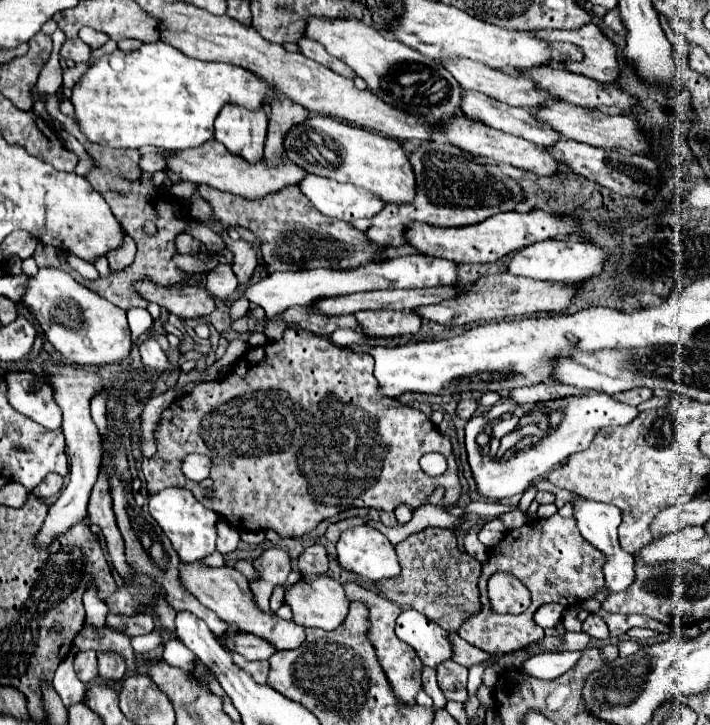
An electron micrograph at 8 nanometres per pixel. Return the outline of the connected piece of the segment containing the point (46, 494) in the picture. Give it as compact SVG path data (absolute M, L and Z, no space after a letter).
M52 473L52 475L48 475L48 477L46 477L46 479L32 491L32 493L34 493L36 497L40 497L40 499L50 499L52 495L60 493L62 485L64 485L64 477Z

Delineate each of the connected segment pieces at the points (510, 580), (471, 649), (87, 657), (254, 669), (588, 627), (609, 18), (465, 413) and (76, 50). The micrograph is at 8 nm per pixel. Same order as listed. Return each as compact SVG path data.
M496 573L488 581L488 595L496 613L522 613L531 603L528 589L510 573Z
M450 633L450 637L452 637L452 645L456 649L456 657L454 657L456 663L460 663L464 667L472 667L472 665L486 663L492 659L492 655L488 655L486 651L474 647L474 645L468 645L464 639L460 639L460 635Z
M82 651L74 657L74 671L82 683L90 683L98 677L96 673L96 653Z
M232 653L232 659L236 659L236 665L240 665L244 671L252 673L256 683L266 683L266 675L268 675L268 661L246 661L244 657L238 657L236 653Z
M588 615L582 623L582 631L592 639L608 639L608 627L598 615Z
M614 9L614 11L608 11L606 17L604 17L604 25L610 27L612 31L618 31L618 33L624 33L624 25L620 21L620 11Z
M462 399L462 401L458 401L458 409L456 409L456 413L462 417L462 419L470 419L472 417L472 413L476 411L476 407L478 407L478 403L476 401L472 401L472 399Z
M76 39L76 41L66 41L60 49L60 55L64 59L70 57L76 63L88 63L92 59L92 49L82 39Z

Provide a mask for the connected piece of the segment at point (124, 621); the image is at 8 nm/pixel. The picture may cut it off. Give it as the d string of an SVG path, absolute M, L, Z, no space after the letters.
M108 613L105 621L106 626L123 632L132 638L139 635L145 635L154 630L155 623L152 615L139 613L132 617Z

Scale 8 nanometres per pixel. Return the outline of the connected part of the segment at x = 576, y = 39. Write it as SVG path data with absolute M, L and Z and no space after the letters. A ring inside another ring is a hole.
M584 25L584 29L578 31L538 31L540 39L548 41L568 41L584 51L584 61L566 65L568 71L580 73L584 77L596 79L600 83L616 83L620 79L620 65L616 55L616 45L596 27L596 25Z

